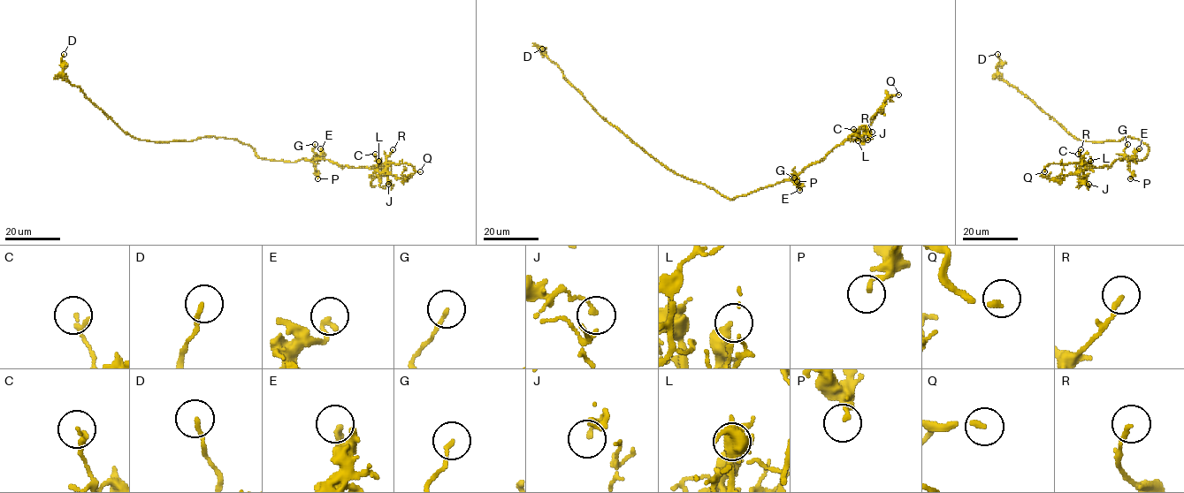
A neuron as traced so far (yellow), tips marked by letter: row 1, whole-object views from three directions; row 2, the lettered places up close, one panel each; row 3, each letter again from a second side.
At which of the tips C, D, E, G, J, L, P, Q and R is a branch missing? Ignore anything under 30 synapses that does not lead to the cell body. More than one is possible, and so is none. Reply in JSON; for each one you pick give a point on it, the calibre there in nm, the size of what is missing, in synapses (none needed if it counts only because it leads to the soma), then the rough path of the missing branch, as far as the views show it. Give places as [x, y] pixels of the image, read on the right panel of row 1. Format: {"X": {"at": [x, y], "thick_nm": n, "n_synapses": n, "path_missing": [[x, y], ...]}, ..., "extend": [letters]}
{"Q": {"at": [1044, 171], "thick_nm": 190}, "extend": ["Q"]}

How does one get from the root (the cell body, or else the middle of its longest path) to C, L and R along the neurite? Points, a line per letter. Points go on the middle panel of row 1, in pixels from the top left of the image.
C: (706, 185), (733, 199), (793, 179), (854, 133), (857, 135), (853, 129)
L: (706, 185), (729, 199), (748, 194), (793, 179), (854, 133), (858, 140)
R: (706, 185), (729, 199), (748, 194), (793, 179), (854, 133), (861, 137), (863, 132), (872, 132)

